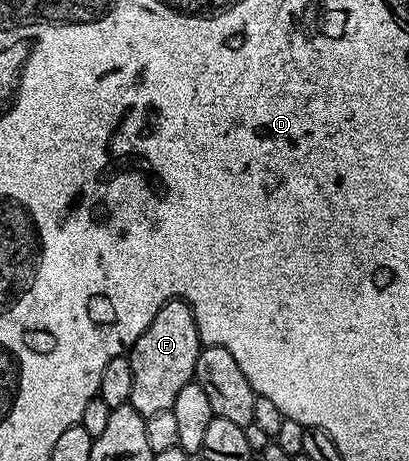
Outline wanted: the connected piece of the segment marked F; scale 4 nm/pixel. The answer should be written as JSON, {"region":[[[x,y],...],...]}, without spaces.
{"region":[[[183,299],[167,301],[155,313],[151,325],[143,329],[127,354],[131,361],[131,391],[128,403],[141,415],[152,417],[172,412],[175,397],[183,385],[194,382],[193,370],[203,346],[193,310]]]}

